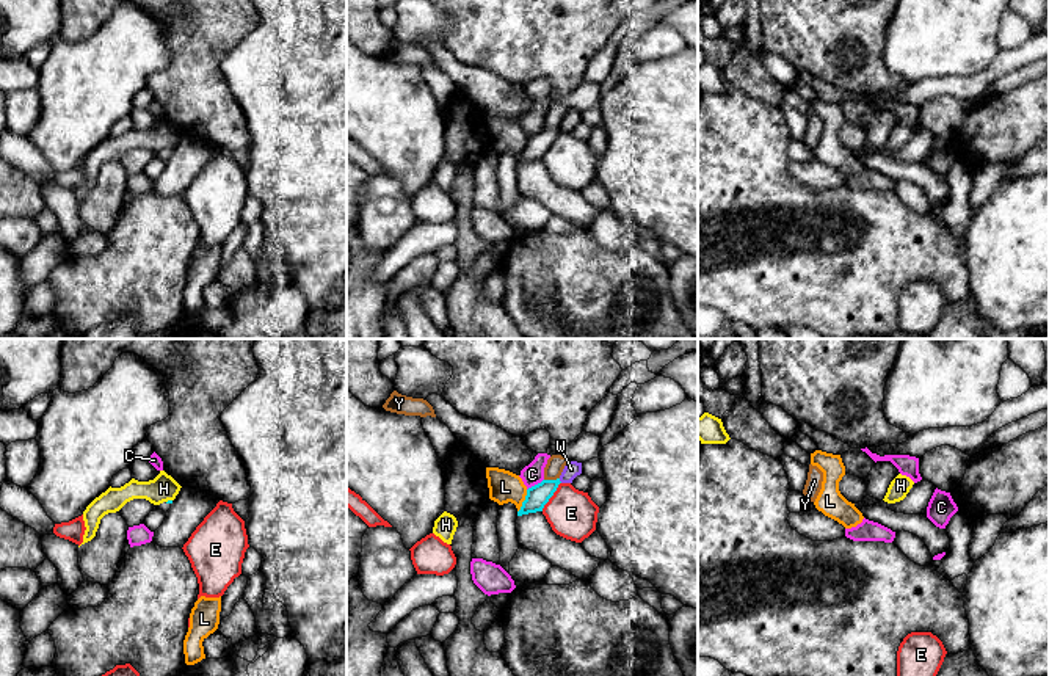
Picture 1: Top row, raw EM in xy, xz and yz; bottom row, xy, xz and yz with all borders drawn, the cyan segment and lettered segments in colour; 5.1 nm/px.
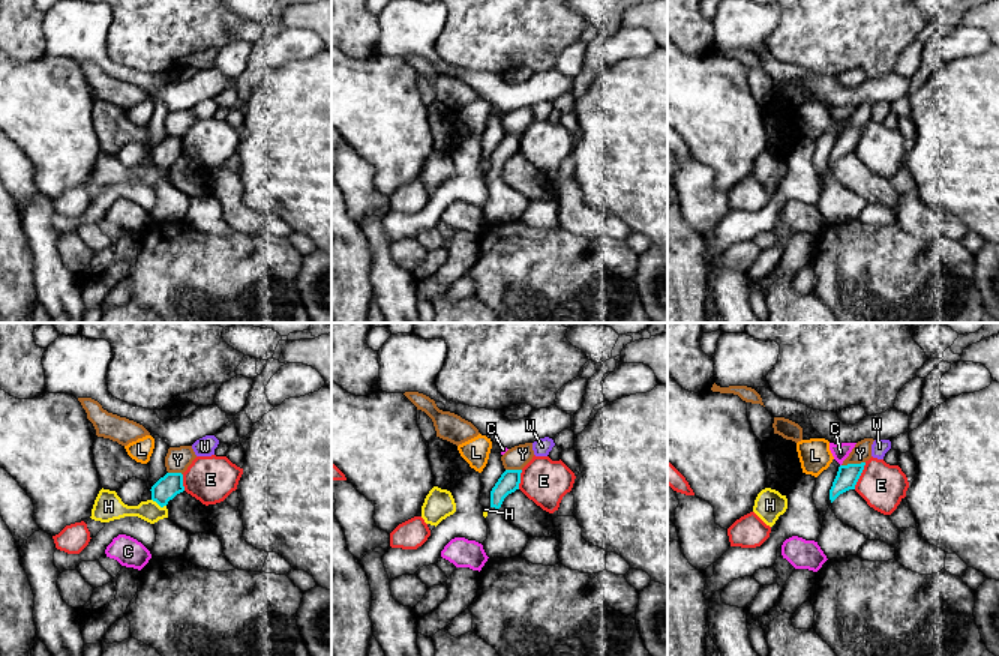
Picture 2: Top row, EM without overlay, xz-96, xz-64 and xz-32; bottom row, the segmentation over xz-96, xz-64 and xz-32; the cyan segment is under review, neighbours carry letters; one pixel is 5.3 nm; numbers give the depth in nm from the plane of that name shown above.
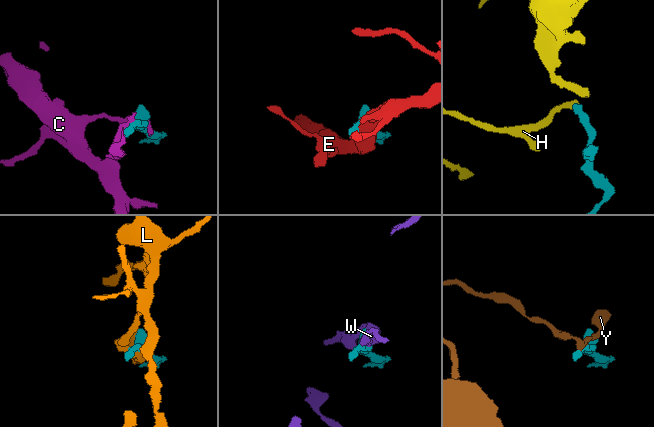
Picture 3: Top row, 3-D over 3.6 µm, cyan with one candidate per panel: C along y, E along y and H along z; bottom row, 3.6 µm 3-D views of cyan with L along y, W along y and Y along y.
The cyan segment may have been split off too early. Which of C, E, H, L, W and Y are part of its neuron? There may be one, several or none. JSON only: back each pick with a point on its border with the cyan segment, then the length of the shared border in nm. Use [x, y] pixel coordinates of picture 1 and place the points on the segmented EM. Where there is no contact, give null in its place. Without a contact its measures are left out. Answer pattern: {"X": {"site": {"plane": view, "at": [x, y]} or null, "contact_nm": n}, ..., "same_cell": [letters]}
{"same_cell": []}

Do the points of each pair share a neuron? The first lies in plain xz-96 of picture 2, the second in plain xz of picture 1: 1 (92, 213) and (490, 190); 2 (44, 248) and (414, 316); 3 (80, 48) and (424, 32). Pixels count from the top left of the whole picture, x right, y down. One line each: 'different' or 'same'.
1: same
2: same
3: same

